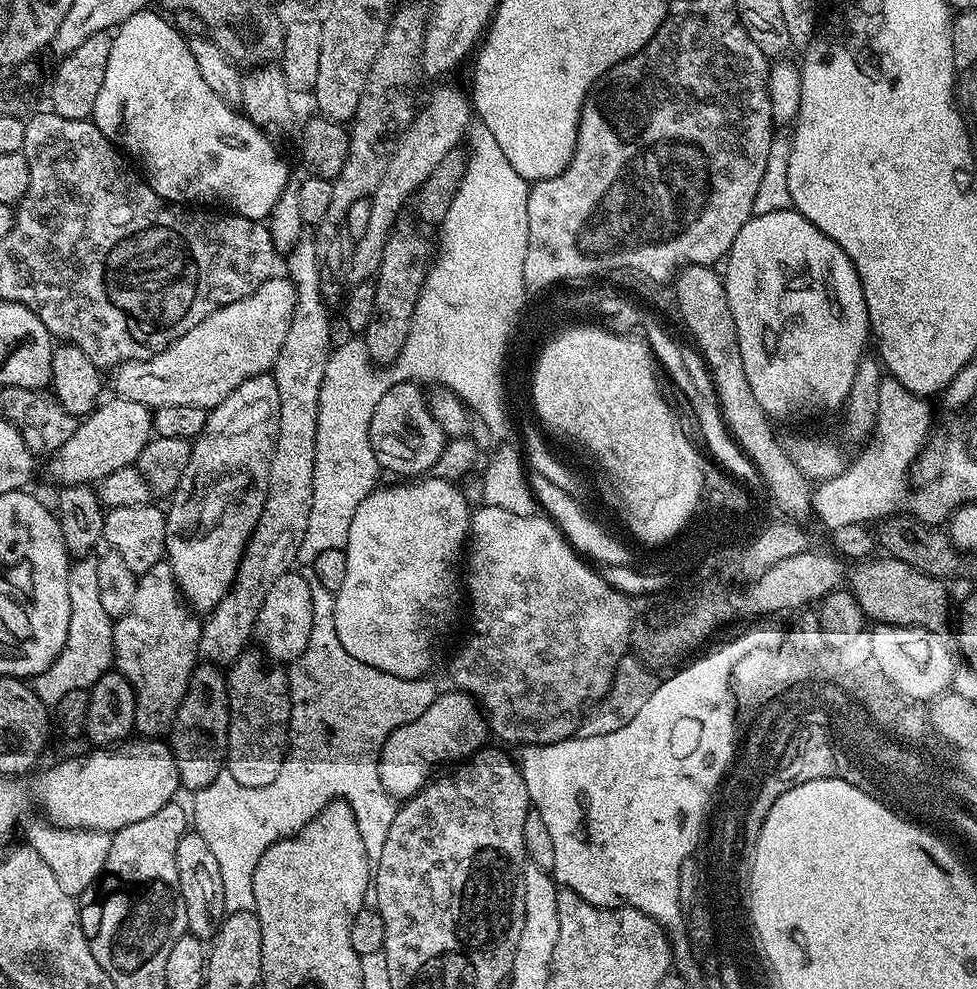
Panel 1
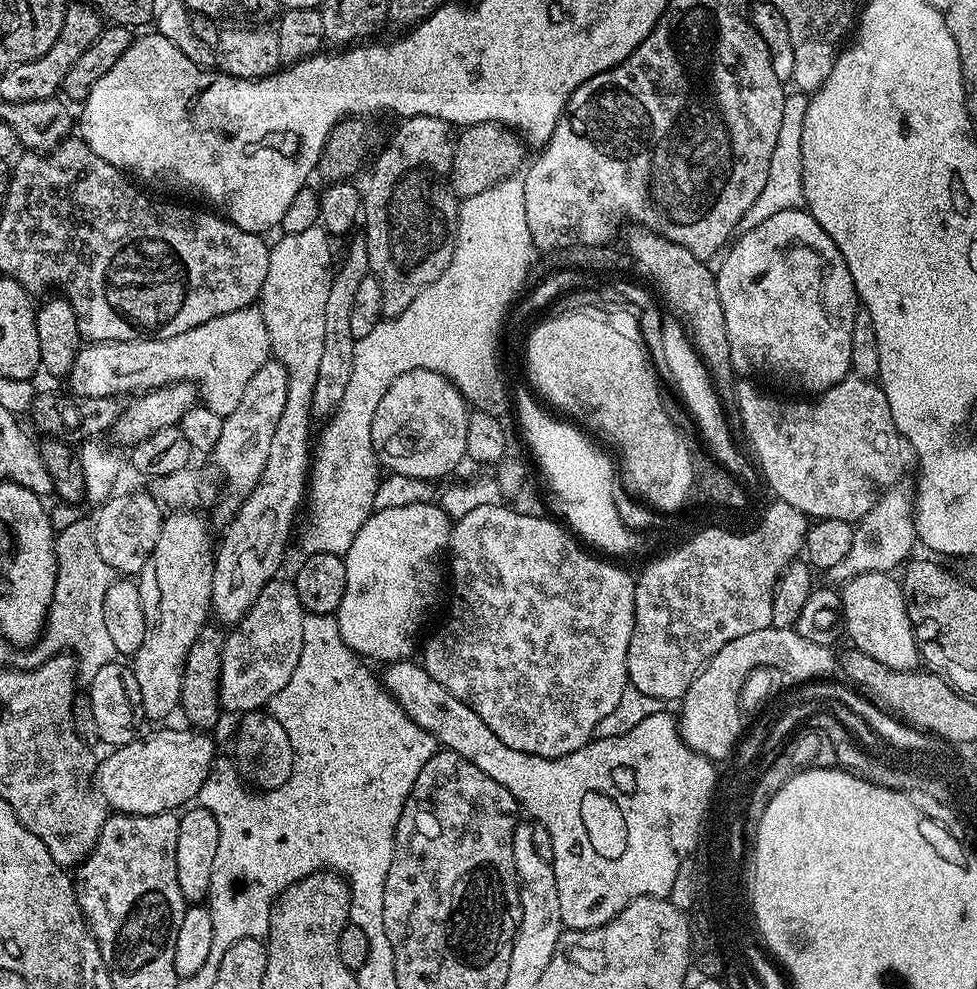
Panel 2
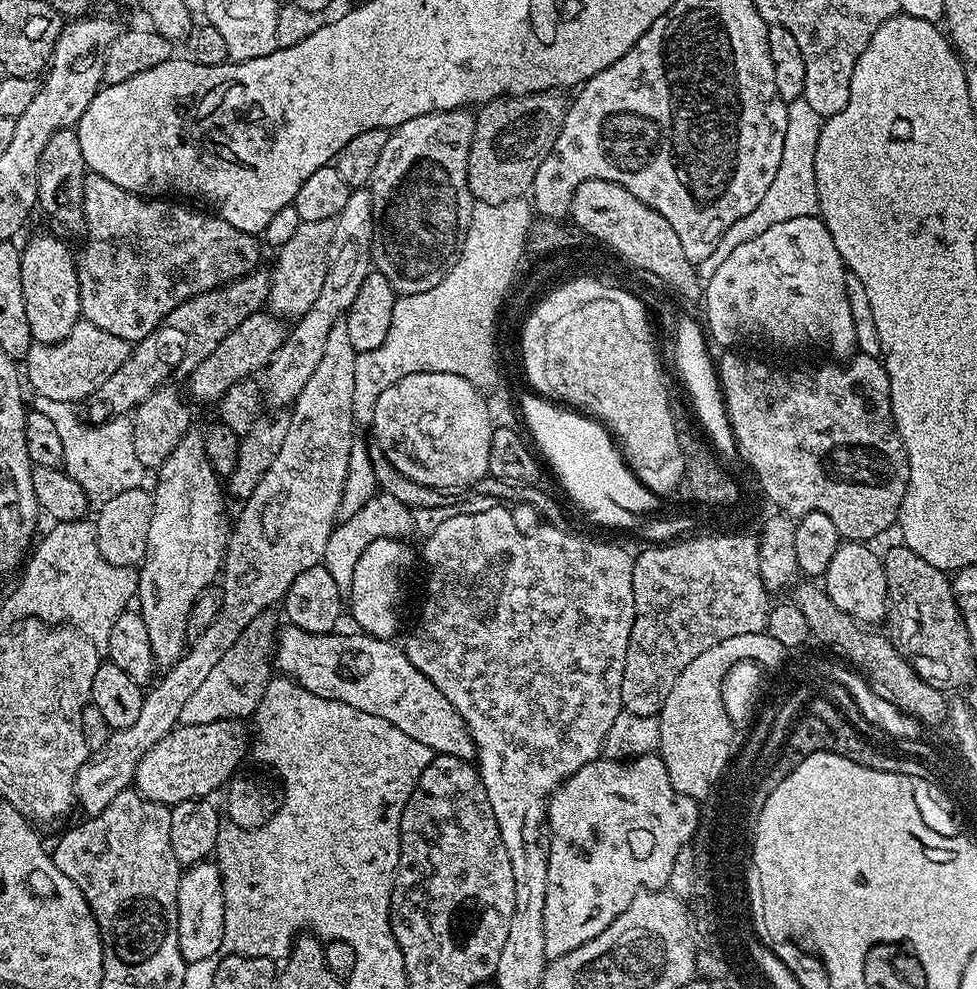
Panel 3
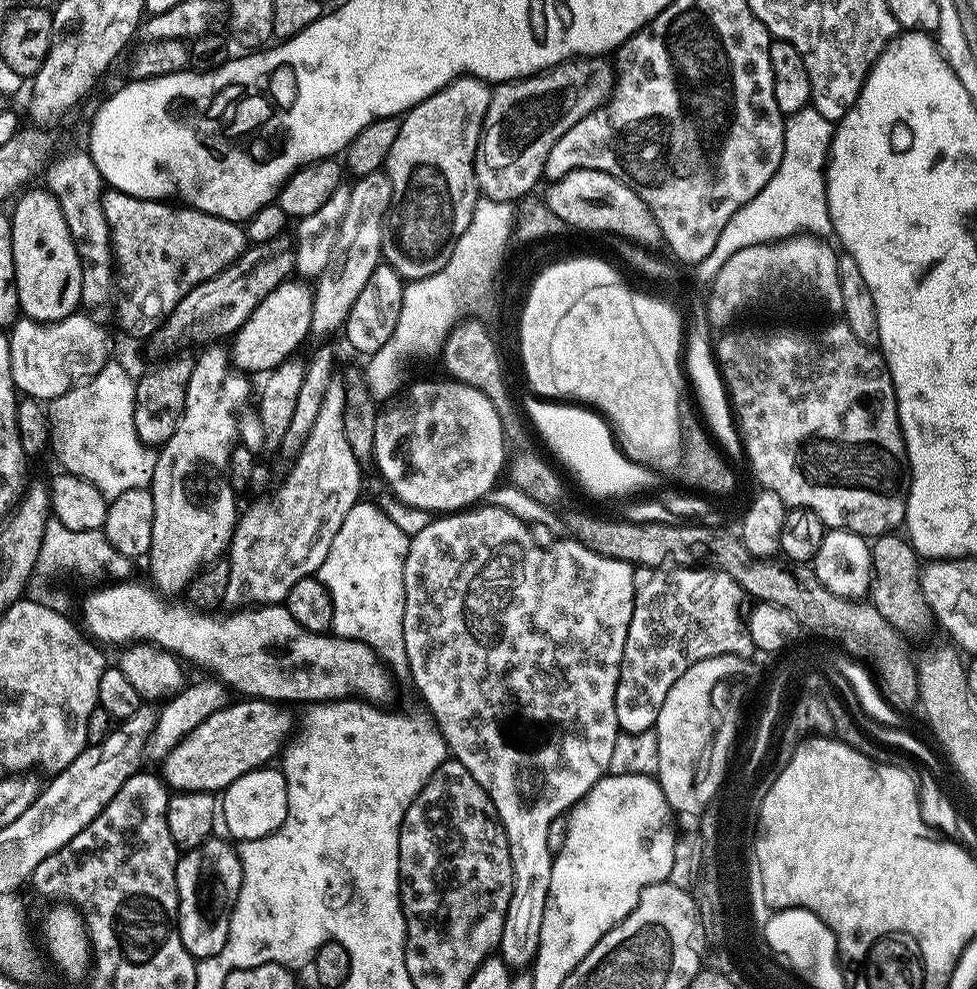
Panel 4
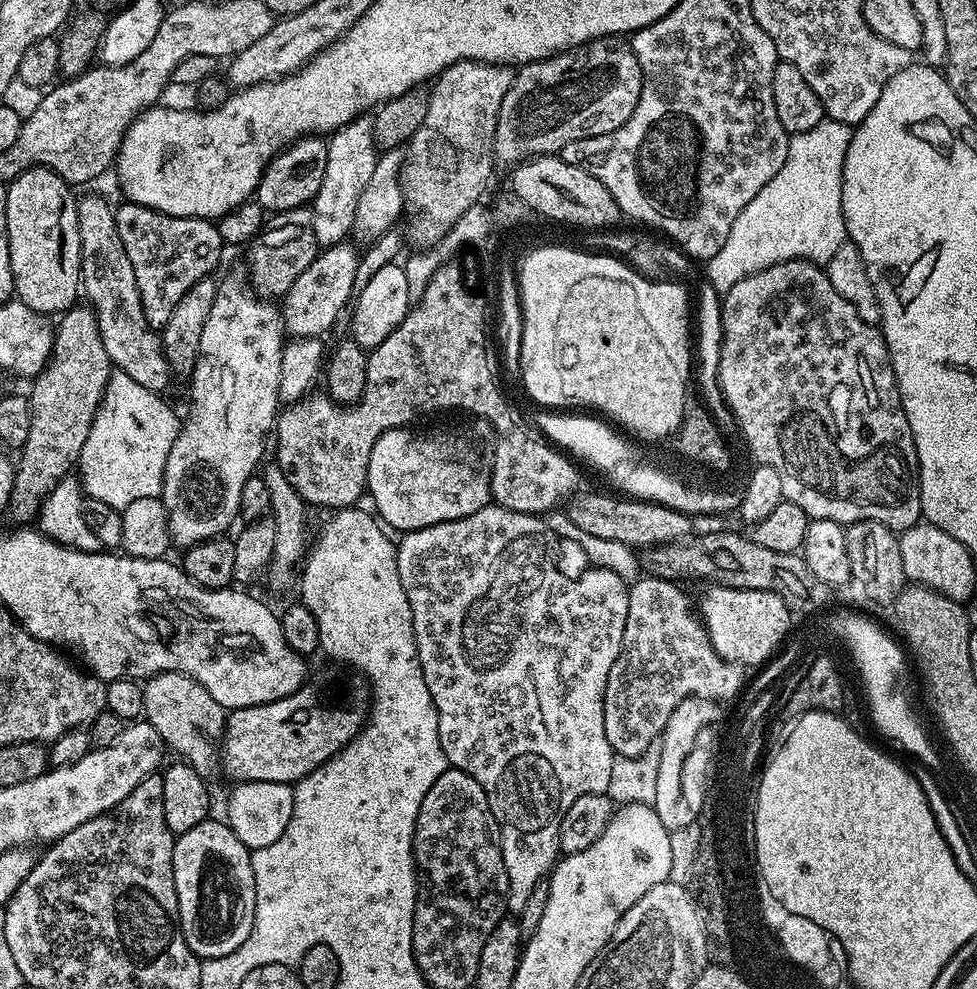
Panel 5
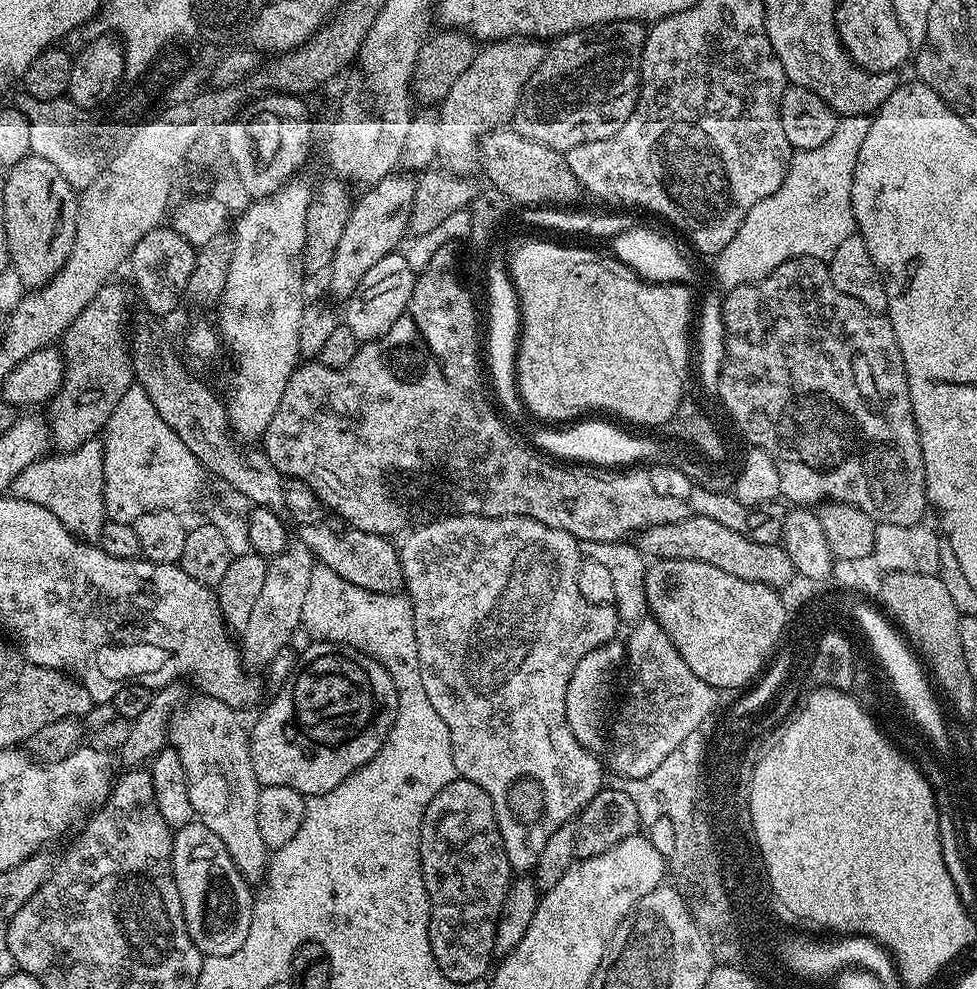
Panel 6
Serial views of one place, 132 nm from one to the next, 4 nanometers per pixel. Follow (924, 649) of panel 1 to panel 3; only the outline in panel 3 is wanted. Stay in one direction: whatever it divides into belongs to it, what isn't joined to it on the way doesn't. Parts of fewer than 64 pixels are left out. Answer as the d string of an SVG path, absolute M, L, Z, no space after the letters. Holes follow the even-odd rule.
M844 542L834 554L826 574L822 577L824 593L838 606L846 610L850 618L860 621L865 626L876 626L888 615L888 583L884 573L884 562L879 555L871 552L864 542Z

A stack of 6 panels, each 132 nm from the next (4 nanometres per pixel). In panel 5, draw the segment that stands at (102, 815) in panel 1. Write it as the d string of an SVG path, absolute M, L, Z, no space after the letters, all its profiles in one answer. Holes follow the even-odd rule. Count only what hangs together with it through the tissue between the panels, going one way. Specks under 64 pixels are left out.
M351 671L348 672L316 672L313 676L311 673L304 687L292 696L262 706L231 709L224 722L224 739L220 742L218 753L218 764L222 772L224 768L232 782L249 780L295 785L306 774L316 768L323 768L331 756L339 754L360 733L368 719L369 689L363 679L357 678Z

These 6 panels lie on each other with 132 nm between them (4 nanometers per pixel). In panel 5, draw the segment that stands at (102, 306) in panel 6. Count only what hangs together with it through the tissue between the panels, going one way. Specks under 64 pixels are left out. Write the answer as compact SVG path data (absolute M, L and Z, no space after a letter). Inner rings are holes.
M73 306L59 317L60 325L57 323L54 328L52 359L35 377L36 389L30 392L30 434L19 449L20 464L18 460L6 505L8 516L16 526L35 521L50 490L79 465L86 434L90 434L94 414L104 401L104 391L114 371L98 334L95 314L91 307L80 307Z

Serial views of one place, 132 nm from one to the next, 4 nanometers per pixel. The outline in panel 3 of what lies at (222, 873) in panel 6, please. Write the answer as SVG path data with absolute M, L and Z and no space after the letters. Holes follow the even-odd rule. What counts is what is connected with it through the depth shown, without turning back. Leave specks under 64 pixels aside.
M212 862L193 864L178 886L178 950L185 965L211 960L220 952L224 937L224 883Z

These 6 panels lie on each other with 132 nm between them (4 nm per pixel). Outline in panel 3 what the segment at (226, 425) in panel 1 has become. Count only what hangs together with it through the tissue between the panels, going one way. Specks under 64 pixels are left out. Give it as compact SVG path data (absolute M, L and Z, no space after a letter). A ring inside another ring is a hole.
M367 187L353 188L346 198L346 206L335 218L334 238L330 242L330 254L326 266L326 278L322 281L322 291L314 301L314 306L305 316L291 325L285 335L282 346L274 354L274 358L263 369L264 388L262 396L272 406L291 406L295 404L298 394L302 394L302 386L314 374L324 352L326 338L336 320L347 313L348 307L358 295L362 287L362 278L373 271L372 235L374 234L374 214L372 213L372 193Z

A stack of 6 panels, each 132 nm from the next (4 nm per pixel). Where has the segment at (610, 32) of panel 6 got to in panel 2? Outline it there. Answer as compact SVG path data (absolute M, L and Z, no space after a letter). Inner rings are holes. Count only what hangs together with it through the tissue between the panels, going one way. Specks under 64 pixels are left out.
M504 124L467 125L456 138L451 178L453 192L460 198L482 194L482 190L490 190L490 186L502 182L505 176L517 175L526 164L524 148L525 141Z

